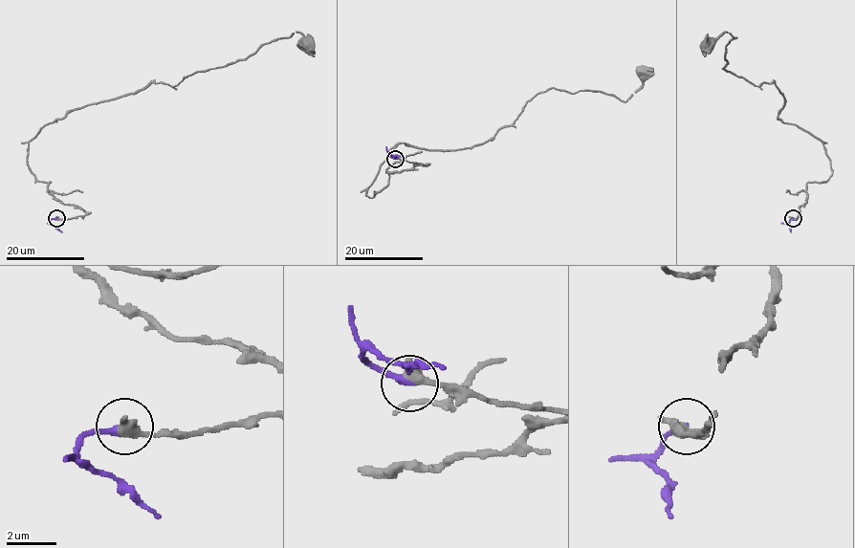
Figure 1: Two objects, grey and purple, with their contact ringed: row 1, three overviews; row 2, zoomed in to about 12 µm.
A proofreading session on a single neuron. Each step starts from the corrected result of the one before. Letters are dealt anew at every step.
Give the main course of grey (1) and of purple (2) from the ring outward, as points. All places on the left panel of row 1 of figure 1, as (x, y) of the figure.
1: (55, 218), (85, 213), (28, 164), (28, 143), (47, 123), (153, 82), (175, 86), (294, 32), (304, 45)
2: (55, 218), (49, 223), (62, 231)

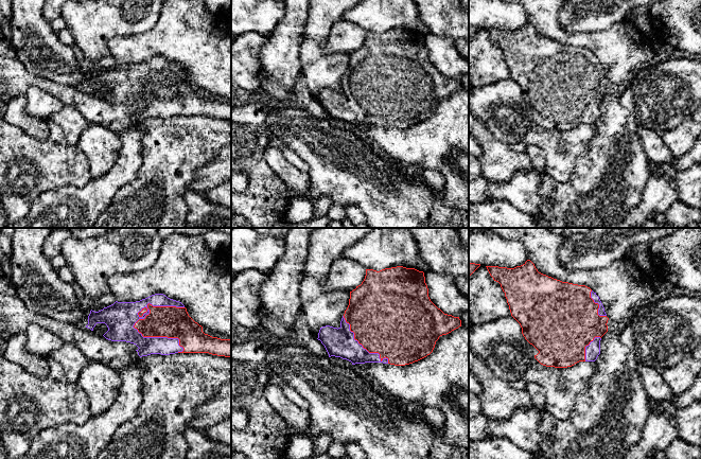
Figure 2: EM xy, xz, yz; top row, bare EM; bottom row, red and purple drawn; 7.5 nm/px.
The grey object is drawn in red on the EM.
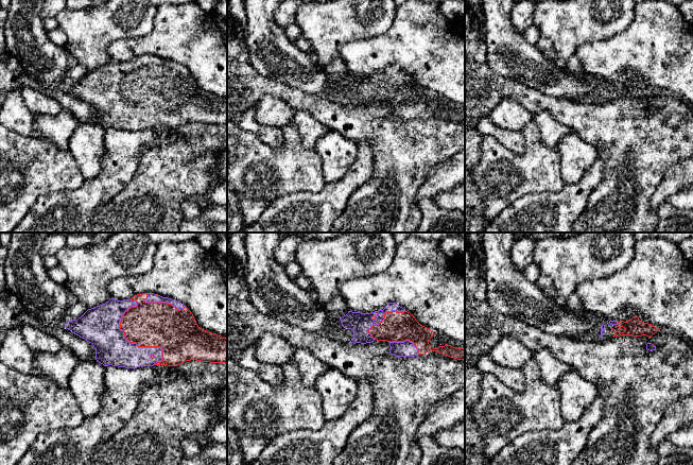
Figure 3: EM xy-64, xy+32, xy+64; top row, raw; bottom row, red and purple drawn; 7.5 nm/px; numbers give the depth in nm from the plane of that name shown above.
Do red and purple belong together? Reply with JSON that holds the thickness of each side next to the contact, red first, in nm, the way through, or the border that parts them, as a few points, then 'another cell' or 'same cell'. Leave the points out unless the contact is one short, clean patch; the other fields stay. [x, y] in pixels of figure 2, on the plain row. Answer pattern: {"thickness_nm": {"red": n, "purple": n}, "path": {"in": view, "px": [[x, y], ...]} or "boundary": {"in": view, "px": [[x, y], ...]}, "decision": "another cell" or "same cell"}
{"thickness_nm": {"red": 240, "purple": 200}, "decision": "same cell"}

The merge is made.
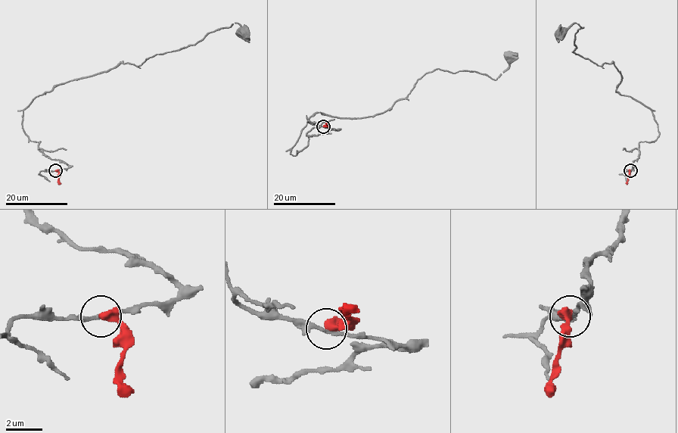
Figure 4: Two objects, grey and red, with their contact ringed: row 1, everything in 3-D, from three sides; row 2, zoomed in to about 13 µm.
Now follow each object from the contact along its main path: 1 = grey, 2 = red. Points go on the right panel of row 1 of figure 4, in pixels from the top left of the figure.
1: (630, 171), (639, 143), (659, 135), (654, 115), (616, 91), (612, 63), (573, 52), (583, 28), (561, 33)
2: (630, 171), (626, 184)

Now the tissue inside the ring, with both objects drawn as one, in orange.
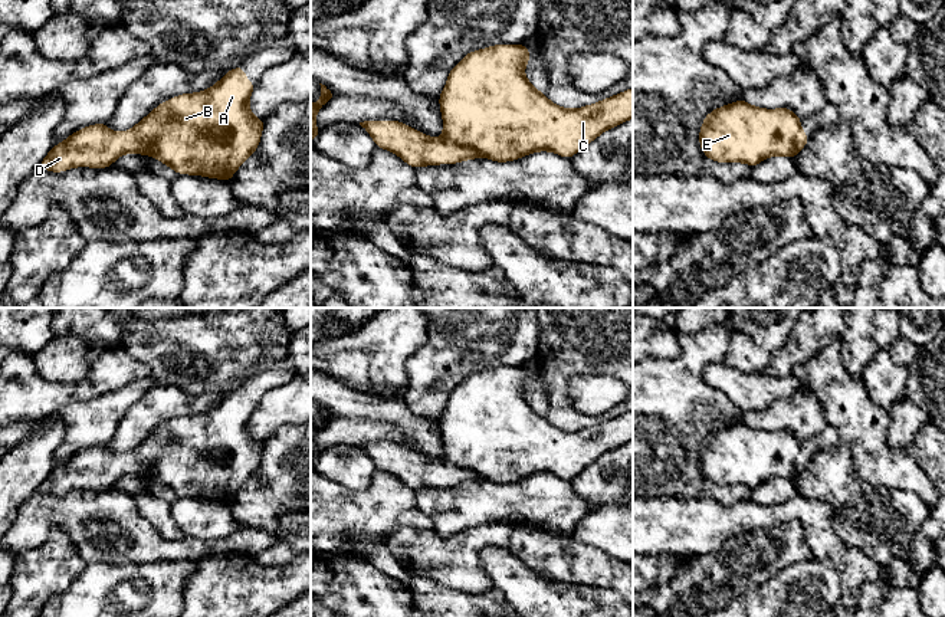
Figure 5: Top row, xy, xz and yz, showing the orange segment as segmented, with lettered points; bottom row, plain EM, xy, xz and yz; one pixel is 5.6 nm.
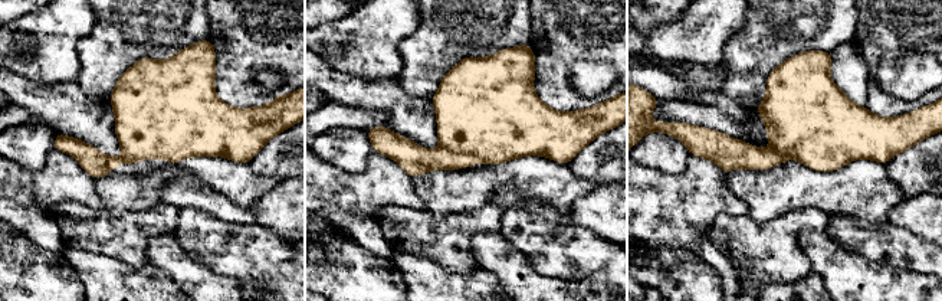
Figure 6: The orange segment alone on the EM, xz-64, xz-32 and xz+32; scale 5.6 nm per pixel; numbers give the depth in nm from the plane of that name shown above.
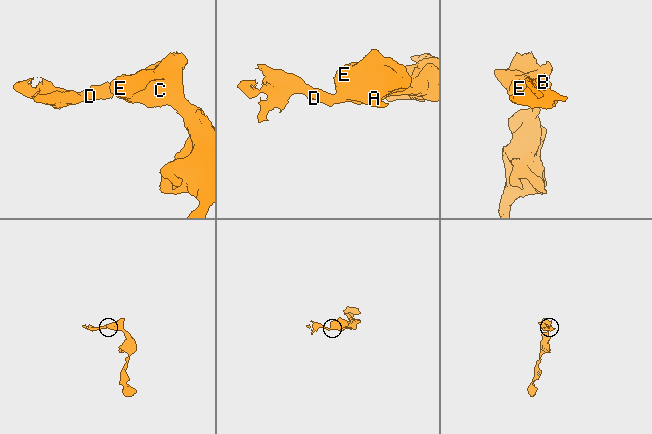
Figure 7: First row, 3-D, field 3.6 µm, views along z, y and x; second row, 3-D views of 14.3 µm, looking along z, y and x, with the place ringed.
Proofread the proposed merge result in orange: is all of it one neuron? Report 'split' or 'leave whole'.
split

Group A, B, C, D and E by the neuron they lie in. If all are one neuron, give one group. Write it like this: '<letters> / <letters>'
A B C E / D

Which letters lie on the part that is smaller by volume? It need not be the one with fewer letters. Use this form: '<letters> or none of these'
D

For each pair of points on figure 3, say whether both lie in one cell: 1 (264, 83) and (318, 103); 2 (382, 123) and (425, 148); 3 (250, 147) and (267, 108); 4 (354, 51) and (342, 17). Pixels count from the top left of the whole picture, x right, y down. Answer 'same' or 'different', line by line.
1: same
2: same
3: different
4: different

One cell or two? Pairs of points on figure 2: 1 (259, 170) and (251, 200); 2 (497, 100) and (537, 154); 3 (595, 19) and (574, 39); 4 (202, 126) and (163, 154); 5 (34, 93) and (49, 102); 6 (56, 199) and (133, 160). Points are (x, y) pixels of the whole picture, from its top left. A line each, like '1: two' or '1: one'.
1: one
2: two
3: two
4: one
5: one
6: one

